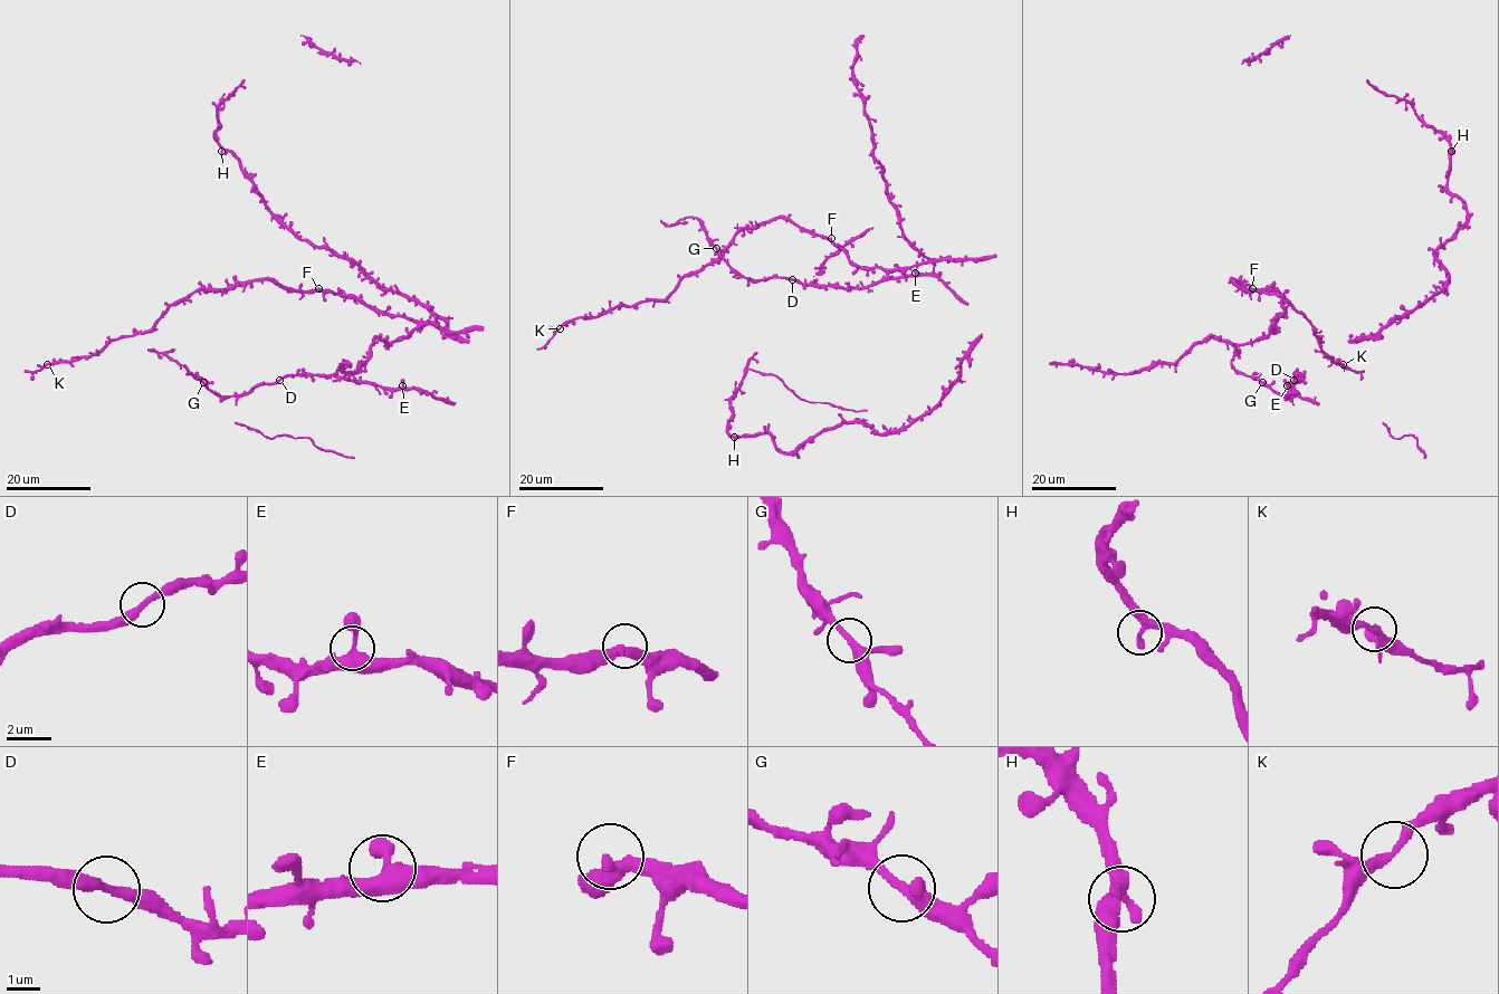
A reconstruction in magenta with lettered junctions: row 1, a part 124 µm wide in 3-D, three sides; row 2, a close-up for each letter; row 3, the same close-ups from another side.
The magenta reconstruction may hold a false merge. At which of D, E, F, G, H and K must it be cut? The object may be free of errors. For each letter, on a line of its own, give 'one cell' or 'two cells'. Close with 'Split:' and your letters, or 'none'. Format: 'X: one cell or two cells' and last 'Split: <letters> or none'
D: one cell
E: one cell
F: one cell
G: one cell
H: one cell
K: one cell
Split: none

